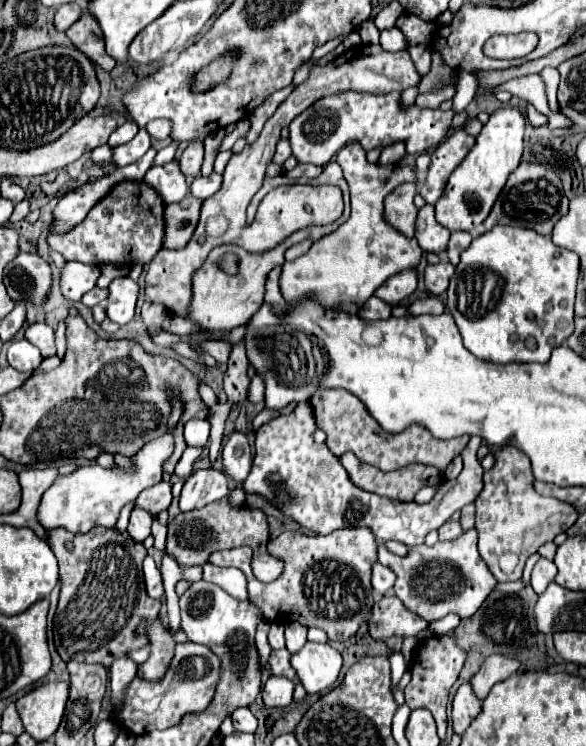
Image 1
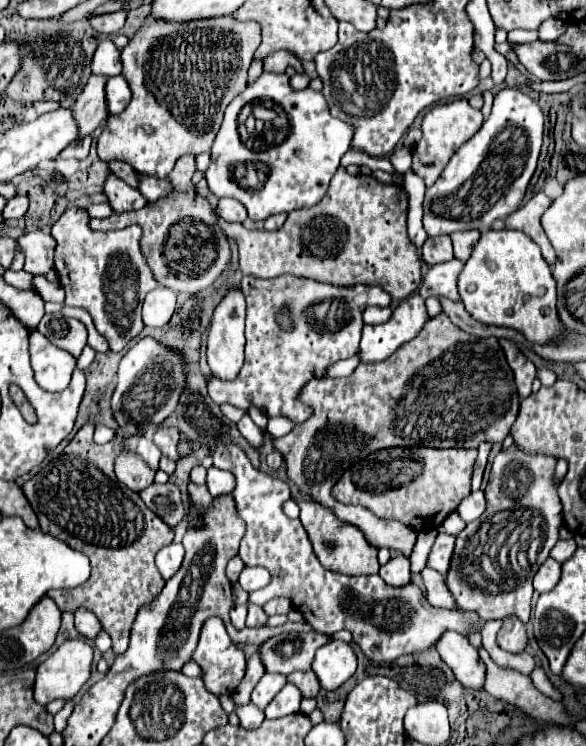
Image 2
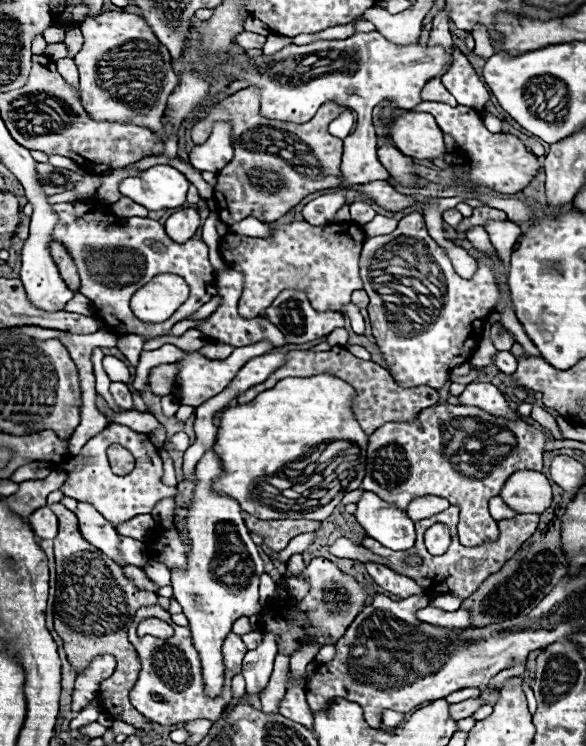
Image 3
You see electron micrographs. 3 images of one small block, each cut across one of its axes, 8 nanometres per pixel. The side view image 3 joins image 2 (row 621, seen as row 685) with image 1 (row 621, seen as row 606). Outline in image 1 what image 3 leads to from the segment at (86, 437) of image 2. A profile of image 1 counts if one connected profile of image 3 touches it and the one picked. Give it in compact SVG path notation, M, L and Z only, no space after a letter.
M100 526L86 534L72 534L66 528L48 530L48 544L60 566L60 602L54 618L54 646L60 658L110 668L128 650L144 648L148 640L134 636L134 628L138 620L152 620L160 612L160 602L150 598L144 586L142 562L148 554L144 544L134 542L128 532Z

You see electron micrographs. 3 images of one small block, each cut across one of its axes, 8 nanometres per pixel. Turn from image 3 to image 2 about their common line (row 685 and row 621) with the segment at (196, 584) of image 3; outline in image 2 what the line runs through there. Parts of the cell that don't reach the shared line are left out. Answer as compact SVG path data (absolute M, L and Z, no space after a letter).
M208 618L204 622L202 632L200 632L200 640L198 640L198 648L194 650L194 660L202 666L202 672L204 672L202 680L212 694L218 694L218 696L232 694L244 678L244 670L246 670L244 650L240 646L232 644L222 620L218 620L218 618Z

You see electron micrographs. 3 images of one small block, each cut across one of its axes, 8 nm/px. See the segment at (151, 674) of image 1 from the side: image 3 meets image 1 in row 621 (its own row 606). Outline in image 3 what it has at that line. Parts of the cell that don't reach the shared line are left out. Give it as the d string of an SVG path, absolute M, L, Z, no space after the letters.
M150 606L150 608L140 608L134 614L134 626L140 624L144 618L160 618L168 622L174 628L174 636L168 640L160 638L130 638L134 644L140 660L142 660L142 672L130 692L130 702L134 708L144 714L150 722L162 724L162 726L172 726L172 724L184 724L192 722L198 718L206 718L210 722L216 722L222 718L224 708L232 700L231 680L234 674L241 673L242 661L246 654L246 646L240 640L238 634L230 632L228 638L224 638L222 644L222 658L224 658L224 686L218 698L206 698L204 694L204 680L202 680L202 666L200 666L200 656L198 650L194 648L190 628L176 626L170 620L170 614L160 608L160 606Z

